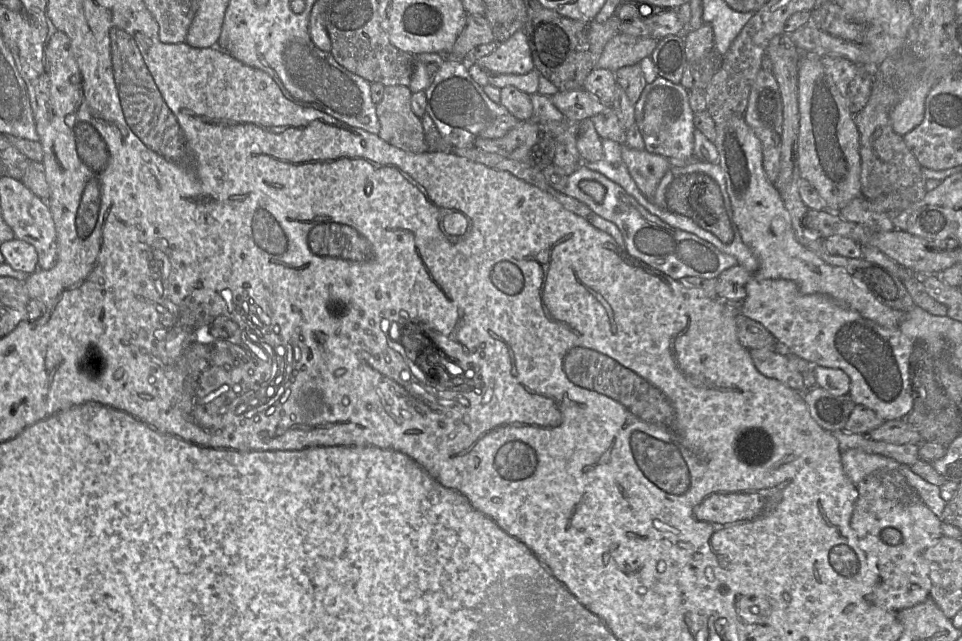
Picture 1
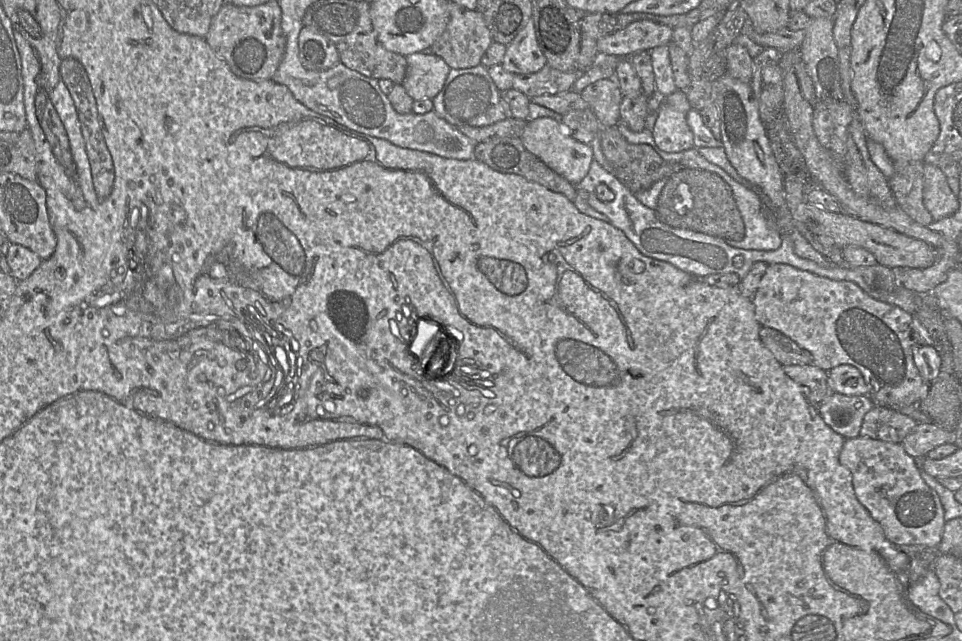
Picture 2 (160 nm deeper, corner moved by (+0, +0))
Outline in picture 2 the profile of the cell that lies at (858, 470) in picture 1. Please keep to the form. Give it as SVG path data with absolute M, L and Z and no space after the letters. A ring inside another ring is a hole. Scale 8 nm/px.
M863 436L845 439L839 462L850 470L857 499L868 510L872 518L881 525L890 542L897 547L936 548L939 546L945 524L944 508L938 494L921 477L921 469L917 465L917 460L907 454L901 443L886 442Z

